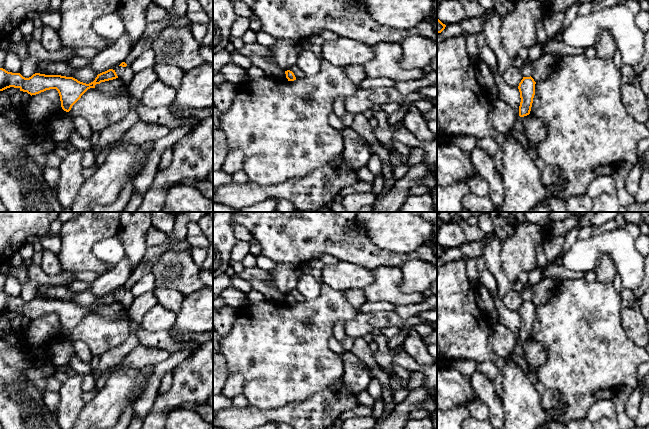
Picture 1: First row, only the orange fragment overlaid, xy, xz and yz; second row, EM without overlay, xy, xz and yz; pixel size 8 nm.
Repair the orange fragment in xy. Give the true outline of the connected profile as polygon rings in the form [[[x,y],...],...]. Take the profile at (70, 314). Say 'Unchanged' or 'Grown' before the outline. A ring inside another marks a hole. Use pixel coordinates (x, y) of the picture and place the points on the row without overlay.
Unchanged. [[[0,292],[0,315],[14,311],[32,320],[46,314],[56,313],[60,320],[62,333],[69,336],[88,313],[95,312],[95,309],[101,306],[116,302],[118,300],[113,293],[98,298],[93,306],[86,308],[73,301],[61,299],[35,297],[31,301],[25,302],[20,297],[12,297]]]

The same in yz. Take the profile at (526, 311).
Unchanged. [[[523,301],[519,307],[518,313],[520,316],[520,330],[519,330],[519,340],[524,341],[530,338],[533,322],[535,319],[535,308],[534,303],[530,301]]]

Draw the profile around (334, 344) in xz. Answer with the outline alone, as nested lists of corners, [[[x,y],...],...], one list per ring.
[[[334,336],[329,338],[328,344],[330,349],[339,355],[342,355],[346,351]]]

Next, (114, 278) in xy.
[[[124,256],[116,266],[101,274],[96,280],[89,282],[87,291],[97,298],[112,293],[125,285],[135,269]]]

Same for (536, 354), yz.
[[[529,338],[521,343],[530,368],[538,368],[547,361],[548,351],[540,342]]]

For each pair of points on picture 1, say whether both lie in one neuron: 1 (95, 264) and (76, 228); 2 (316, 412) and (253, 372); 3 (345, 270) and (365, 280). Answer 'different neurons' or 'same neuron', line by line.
1: same neuron
2: different neurons
3: same neuron

